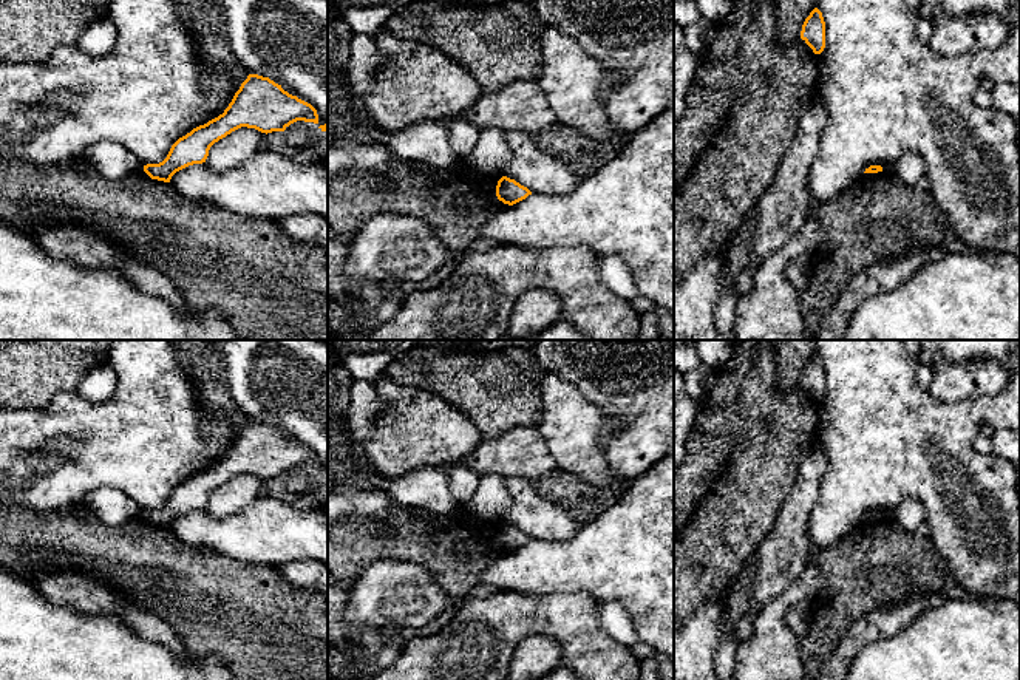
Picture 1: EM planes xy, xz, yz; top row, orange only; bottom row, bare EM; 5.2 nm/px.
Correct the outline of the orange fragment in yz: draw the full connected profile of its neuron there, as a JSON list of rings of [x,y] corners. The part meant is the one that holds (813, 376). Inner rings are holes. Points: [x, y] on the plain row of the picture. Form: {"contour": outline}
{"contour": [[[814,354],[805,365],[801,377],[801,385],[813,396],[814,400],[821,400],[825,394],[825,368],[822,359]]]}

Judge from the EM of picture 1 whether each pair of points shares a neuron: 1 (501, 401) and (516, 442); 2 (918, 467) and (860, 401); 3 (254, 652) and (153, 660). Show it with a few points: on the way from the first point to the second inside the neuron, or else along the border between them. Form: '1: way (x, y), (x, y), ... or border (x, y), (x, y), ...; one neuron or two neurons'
1: border (537, 424), (515, 424), (501, 435), (482, 439); two neurons
2: way (904, 450), (878, 424), (877, 418); one neuron
3: border (181, 662), (217, 656), (224, 663); two neurons

